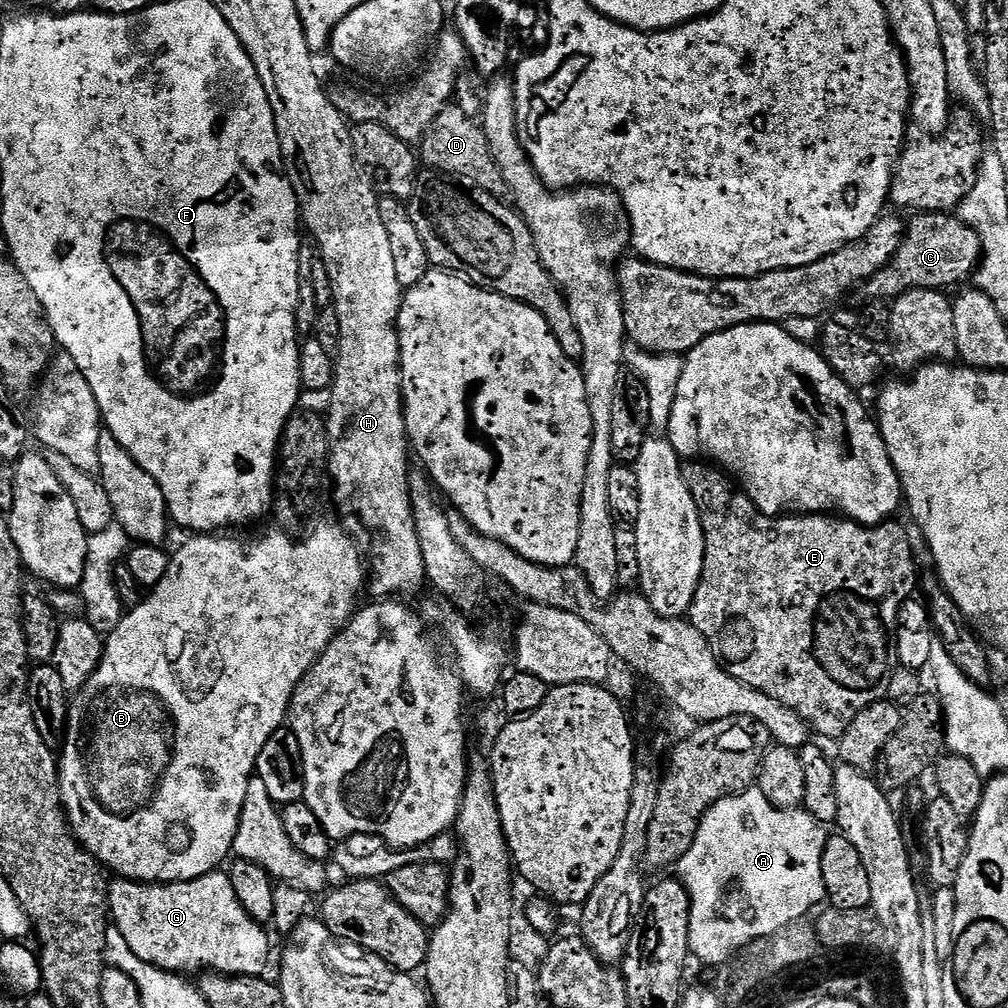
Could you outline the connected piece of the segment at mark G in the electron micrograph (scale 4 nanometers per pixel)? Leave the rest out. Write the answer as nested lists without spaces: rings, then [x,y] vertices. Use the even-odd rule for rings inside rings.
[[[227,871],[208,872],[204,876],[199,876],[197,880],[181,880],[179,884],[146,884],[123,878],[113,879],[108,889],[108,911],[111,923],[121,932],[121,936],[128,944],[130,952],[133,952],[138,958],[142,958],[142,962],[153,964],[156,968],[177,974],[192,974],[188,972],[198,972],[197,974],[200,974],[207,970],[209,973],[219,973],[221,976],[263,977],[265,975],[264,967],[268,964],[268,936],[264,933],[266,931],[265,925],[253,920],[243,908],[234,892],[234,886]]]

